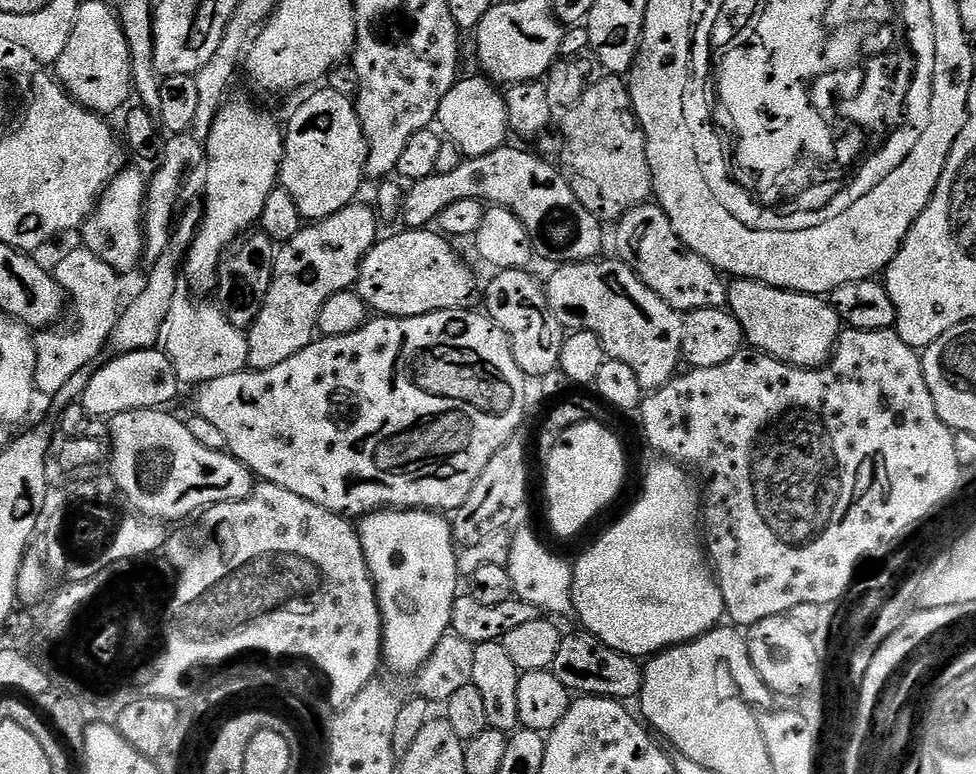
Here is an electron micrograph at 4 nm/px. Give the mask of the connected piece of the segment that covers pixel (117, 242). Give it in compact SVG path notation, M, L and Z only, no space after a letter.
M125 167L117 172L108 187L100 193L95 208L84 221L80 232L80 240L88 252L101 258L118 274L125 274L134 269L143 259L144 234L142 221L144 218L144 198L146 176L136 168Z

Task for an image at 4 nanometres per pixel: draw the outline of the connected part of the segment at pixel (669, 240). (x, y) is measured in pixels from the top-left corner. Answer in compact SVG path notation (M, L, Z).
M639 204L634 210L627 212L615 228L615 255L674 311L683 314L694 310L725 307L726 284L721 273L717 272L714 266L710 266L706 258L694 254L694 250L684 245L674 226L670 226L670 218L660 209L659 204Z

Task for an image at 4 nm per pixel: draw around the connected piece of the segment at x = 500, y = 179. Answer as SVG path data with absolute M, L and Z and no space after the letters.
M503 146L494 149L492 153L482 157L461 159L460 165L454 170L450 170L450 174L436 174L427 176L425 180L415 181L407 189L404 198L403 223L408 223L405 225L409 229L424 230L435 221L438 214L442 214L442 210L454 206L454 202L478 200L513 212L530 234L533 253L539 259L541 256L542 259L549 260L552 266L585 264L588 260L597 259L603 253L600 251L604 248L605 225L602 221L598 217L592 216L590 210L586 210L586 206L582 206L582 202L578 202L578 198L574 198L574 190L570 190L564 173L555 163L547 164L542 157L535 156L532 152L523 152L520 148L510 147Z

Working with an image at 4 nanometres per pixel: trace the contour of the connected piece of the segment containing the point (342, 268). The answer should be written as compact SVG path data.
M360 203L347 204L330 218L309 223L277 251L274 278L266 302L262 302L258 318L246 332L247 367L251 371L270 370L306 350L317 335L316 319L324 303L334 294L349 291L355 285L360 262L378 239L377 213L371 203Z

